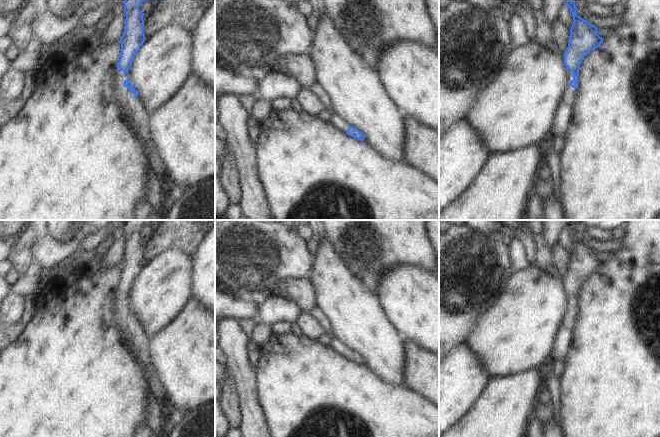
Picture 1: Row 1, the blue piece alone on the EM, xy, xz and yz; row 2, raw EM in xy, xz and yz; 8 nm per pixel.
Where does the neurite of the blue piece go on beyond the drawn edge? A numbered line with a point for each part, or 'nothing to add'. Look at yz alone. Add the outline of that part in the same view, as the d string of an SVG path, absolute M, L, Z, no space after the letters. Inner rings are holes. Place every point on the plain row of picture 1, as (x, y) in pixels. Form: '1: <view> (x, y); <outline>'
1: yz (564, 336); M568 294L566 313L555 336L552 356L550 359L551 363L555 361L565 361L565 358L570 349L573 340L574 324L577 318L577 313L569 309L572 304L573 298L570 294Z

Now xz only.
1: xz (336, 344); M332 337L332 342L330 346L339 354L346 357L348 352L351 350L348 346L346 346L341 340Z

